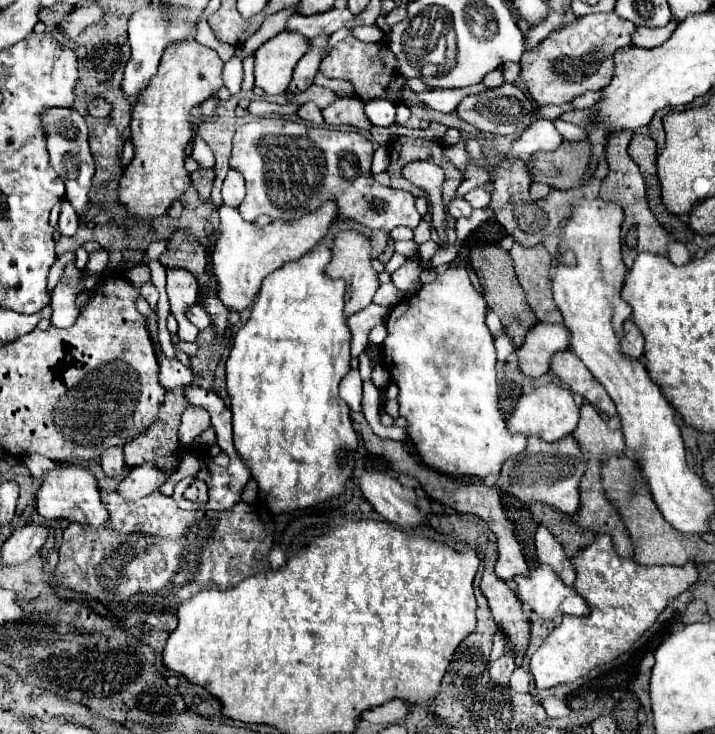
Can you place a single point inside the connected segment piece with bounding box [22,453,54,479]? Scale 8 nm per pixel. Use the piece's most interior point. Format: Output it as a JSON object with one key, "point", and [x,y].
{"point":[37,464]}

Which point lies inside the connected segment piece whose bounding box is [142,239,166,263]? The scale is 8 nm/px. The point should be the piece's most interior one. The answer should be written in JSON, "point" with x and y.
{"point":[156,247]}

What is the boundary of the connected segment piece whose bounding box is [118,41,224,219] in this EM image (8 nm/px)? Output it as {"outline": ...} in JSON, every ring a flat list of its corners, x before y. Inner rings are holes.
{"outline":[[178,41,164,49,158,73,138,95,132,107,132,143,136,155,120,179,118,201,124,203,132,217,152,219,166,213,174,199,190,187,188,171,184,169,184,149,194,137,190,111,214,97,224,87,222,59,218,53,198,41]]}

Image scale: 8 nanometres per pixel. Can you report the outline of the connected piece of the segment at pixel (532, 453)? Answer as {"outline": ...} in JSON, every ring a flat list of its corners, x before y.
{"outline":[[574,435,562,437,560,441,554,443,546,443,540,437,528,437,526,451,504,463,500,479,496,483,502,491,516,495,524,503,542,501,572,515,580,507,580,479,584,477,584,473,586,459]]}

